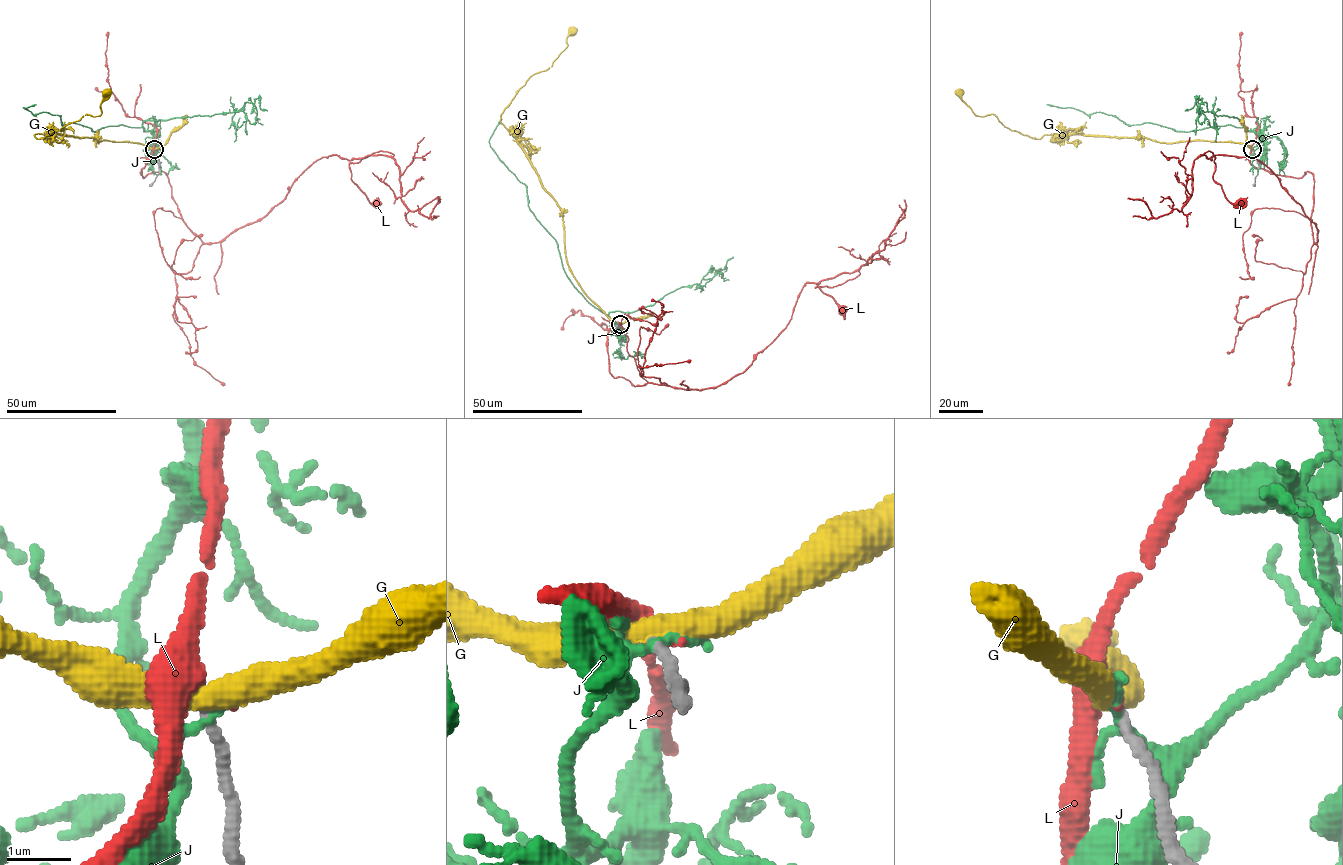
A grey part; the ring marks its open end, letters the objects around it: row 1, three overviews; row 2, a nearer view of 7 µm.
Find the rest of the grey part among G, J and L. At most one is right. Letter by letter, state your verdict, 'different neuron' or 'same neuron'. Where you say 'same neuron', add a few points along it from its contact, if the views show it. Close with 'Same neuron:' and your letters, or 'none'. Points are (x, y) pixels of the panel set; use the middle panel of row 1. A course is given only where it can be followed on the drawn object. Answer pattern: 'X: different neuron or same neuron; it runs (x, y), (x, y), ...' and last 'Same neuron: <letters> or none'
G: different neuron
J: different neuron
L: same neuron; it runs (620, 324), (607, 336), (615, 378), (700, 389), (742, 373), (806, 283), (857, 271), (815, 287), (842, 310)
Same neuron: L

